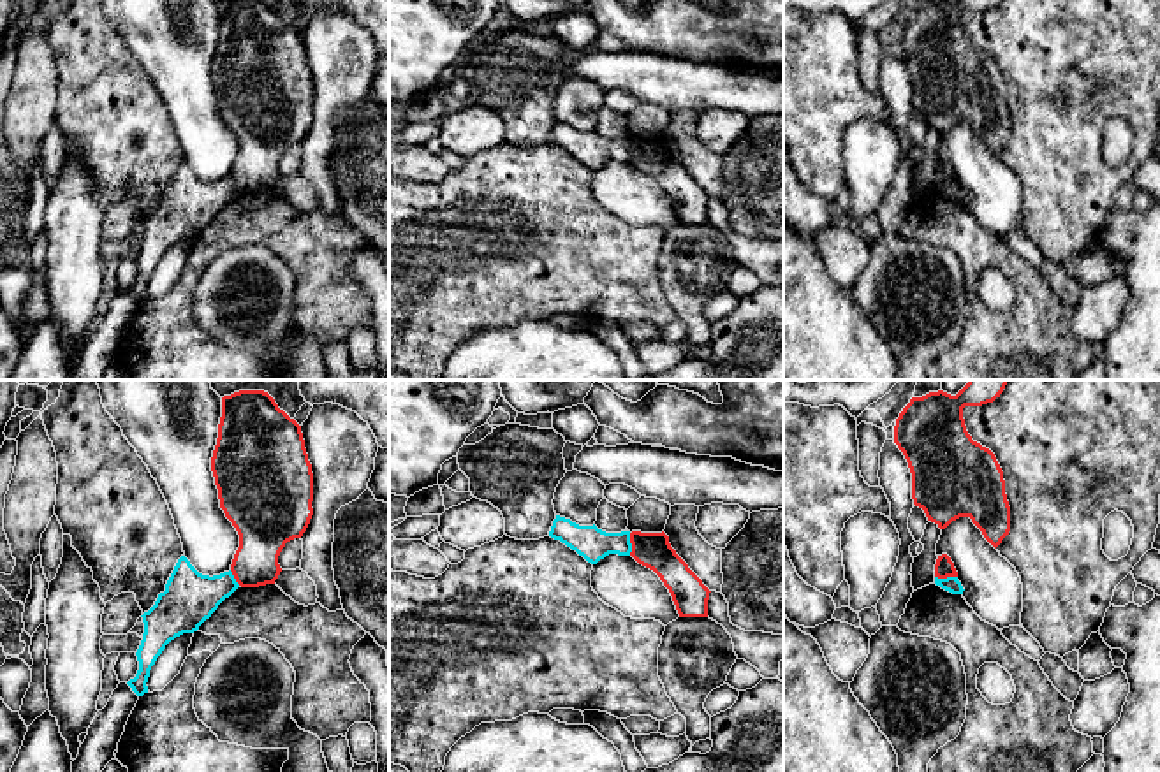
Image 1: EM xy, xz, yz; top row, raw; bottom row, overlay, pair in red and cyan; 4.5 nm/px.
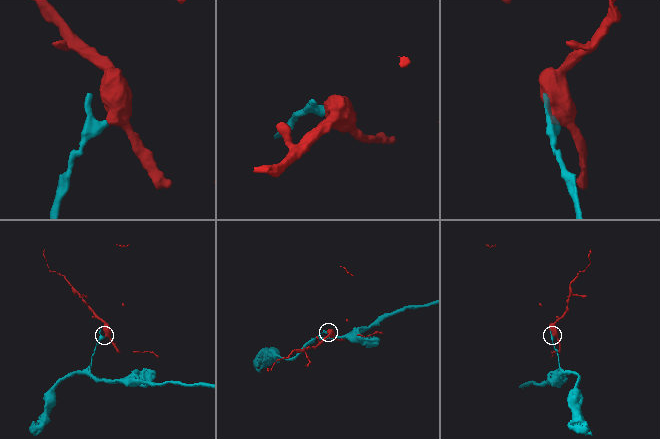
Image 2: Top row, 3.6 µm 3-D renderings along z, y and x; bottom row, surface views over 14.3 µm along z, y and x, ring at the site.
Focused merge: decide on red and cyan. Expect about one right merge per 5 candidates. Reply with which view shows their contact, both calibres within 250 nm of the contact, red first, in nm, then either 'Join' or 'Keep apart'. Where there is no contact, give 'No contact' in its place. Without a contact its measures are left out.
Touches red in xz. Thickness 160 nm (red) against 150 nm. Keep apart

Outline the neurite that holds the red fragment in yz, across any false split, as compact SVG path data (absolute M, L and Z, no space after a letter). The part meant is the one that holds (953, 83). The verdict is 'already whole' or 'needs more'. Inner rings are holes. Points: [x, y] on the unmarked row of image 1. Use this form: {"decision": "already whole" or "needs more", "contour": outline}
{"decision": "already whole", "contour": "M1000 0L912 4L894 32L894 49L912 79L914 111L940 135L970 123L995 155L1010 137L1003 77L995 60L968 40L963 14L996 4Z"}

